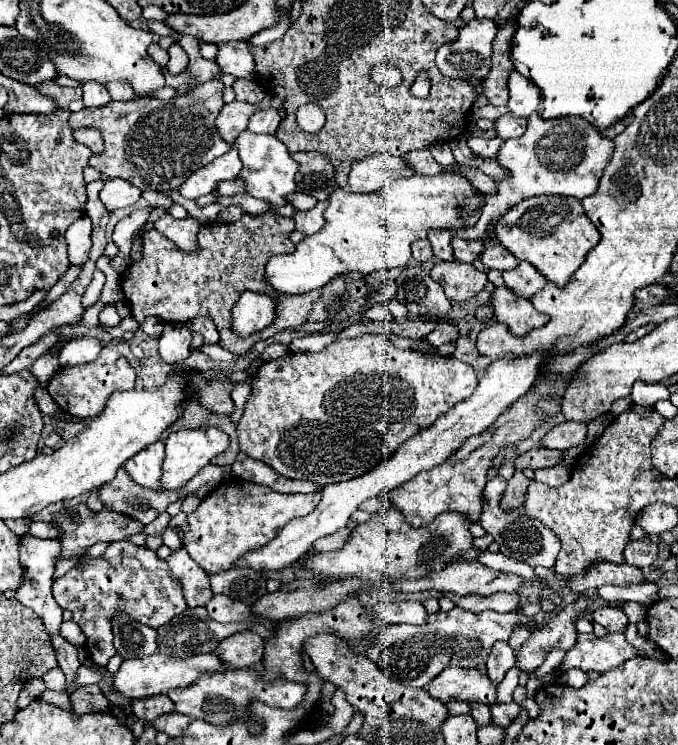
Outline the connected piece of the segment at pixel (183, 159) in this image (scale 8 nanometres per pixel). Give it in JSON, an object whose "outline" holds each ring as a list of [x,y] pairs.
{"outline":[[[213,77],[197,85],[191,95],[161,101],[153,97],[135,97],[131,101],[109,101],[105,107],[81,109],[71,115],[71,127],[99,127],[105,139],[103,155],[93,155],[89,165],[97,171],[119,177],[139,187],[141,191],[169,191],[179,185],[199,167],[209,165],[231,149],[219,139],[215,119],[223,109],[223,81]]]}

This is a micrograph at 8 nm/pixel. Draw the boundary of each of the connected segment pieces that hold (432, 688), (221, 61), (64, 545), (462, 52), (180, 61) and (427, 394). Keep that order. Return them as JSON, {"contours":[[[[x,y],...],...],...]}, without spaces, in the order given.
{"contours":[[[[445,667],[429,685],[427,693],[443,703],[459,699],[459,701],[477,701],[477,703],[493,703],[497,687],[491,687],[485,673],[477,669],[463,667]]],[[[235,41],[235,43],[225,43],[219,45],[219,57],[217,57],[217,65],[237,77],[237,79],[257,79],[255,73],[255,59],[249,51],[249,43],[247,41]]],[[[85,503],[75,505],[75,507],[63,507],[61,511],[57,511],[53,515],[51,525],[55,525],[61,531],[61,537],[59,537],[61,555],[59,555],[59,559],[79,559],[97,541],[109,541],[109,543],[111,541],[121,541],[129,535],[135,535],[135,533],[143,531],[143,525],[135,523],[135,519],[125,519],[123,515],[115,515],[115,511],[107,511],[107,509],[103,509],[99,513],[93,513],[93,511],[87,509]]],[[[473,19],[459,29],[459,37],[453,43],[439,47],[437,67],[449,77],[487,77],[491,69],[491,43],[497,33],[497,25],[489,19]]],[[[173,43],[171,47],[169,47],[169,63],[167,63],[167,71],[171,73],[171,71],[185,71],[187,69],[187,65],[189,65],[189,57],[187,57],[187,53],[181,49],[181,45],[179,43]]],[[[361,335],[361,337],[353,337],[353,339],[337,339],[335,343],[327,345],[319,353],[287,351],[279,359],[263,361],[261,367],[257,369],[257,377],[251,379],[251,395],[245,403],[245,413],[243,413],[241,421],[237,423],[239,445],[241,445],[241,451],[245,455],[267,463],[273,471],[277,471],[279,475],[283,475],[287,479],[307,479],[307,481],[313,481],[319,485],[341,483],[341,481],[355,479],[363,473],[367,473],[369,469],[373,469],[375,465],[379,465],[381,461],[391,457],[403,441],[407,441],[411,435],[417,435],[419,431],[429,427],[441,413],[447,413],[455,403],[467,399],[471,395],[471,391],[475,391],[475,387],[477,387],[477,375],[475,375],[471,365],[461,363],[455,357],[443,357],[439,353],[421,353],[421,351],[413,351],[413,349],[405,349],[405,351],[397,349],[397,347],[393,347],[393,343],[385,335]]]]}

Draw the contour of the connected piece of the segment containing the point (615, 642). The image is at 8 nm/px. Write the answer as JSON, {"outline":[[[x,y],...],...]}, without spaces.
{"outline":[[[607,633],[601,639],[595,635],[579,635],[573,649],[567,651],[563,661],[549,675],[543,677],[543,683],[555,681],[559,673],[565,673],[569,669],[581,669],[583,673],[605,673],[635,655],[637,651],[625,641],[623,633]]]}

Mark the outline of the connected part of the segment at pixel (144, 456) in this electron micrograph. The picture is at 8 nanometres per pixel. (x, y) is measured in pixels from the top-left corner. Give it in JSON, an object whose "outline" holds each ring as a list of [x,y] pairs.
{"outline":[[[159,441],[155,443],[155,447],[147,447],[147,451],[141,451],[139,455],[135,455],[135,459],[129,459],[125,463],[125,471],[139,485],[155,491],[165,491],[165,487],[161,485],[163,459],[165,459],[165,447],[163,447],[163,441]]]}

